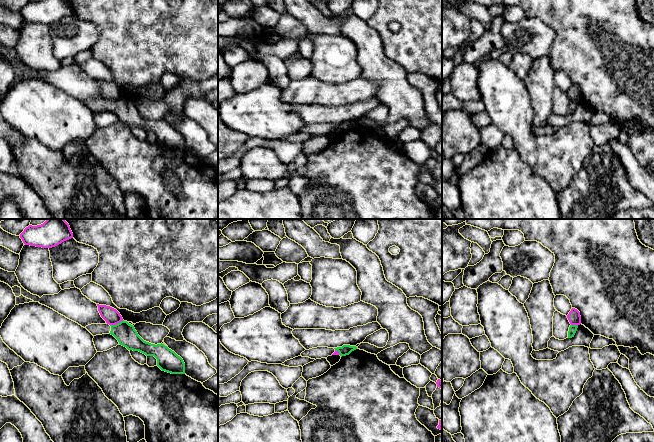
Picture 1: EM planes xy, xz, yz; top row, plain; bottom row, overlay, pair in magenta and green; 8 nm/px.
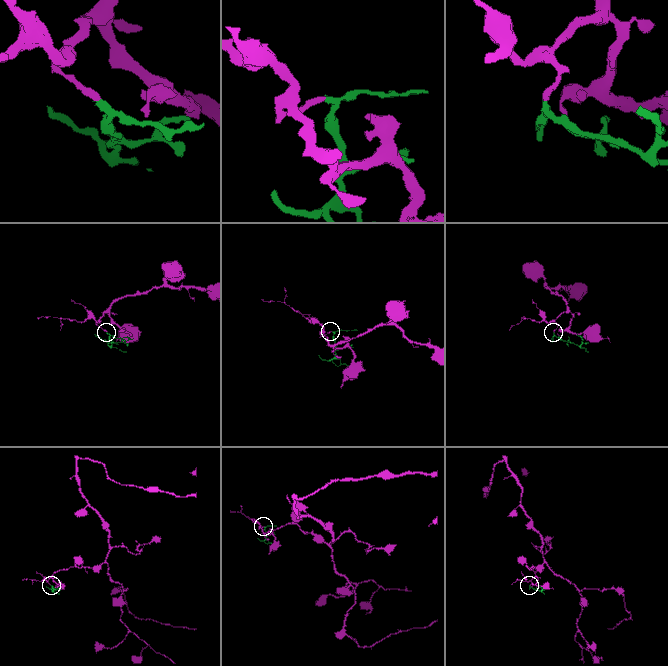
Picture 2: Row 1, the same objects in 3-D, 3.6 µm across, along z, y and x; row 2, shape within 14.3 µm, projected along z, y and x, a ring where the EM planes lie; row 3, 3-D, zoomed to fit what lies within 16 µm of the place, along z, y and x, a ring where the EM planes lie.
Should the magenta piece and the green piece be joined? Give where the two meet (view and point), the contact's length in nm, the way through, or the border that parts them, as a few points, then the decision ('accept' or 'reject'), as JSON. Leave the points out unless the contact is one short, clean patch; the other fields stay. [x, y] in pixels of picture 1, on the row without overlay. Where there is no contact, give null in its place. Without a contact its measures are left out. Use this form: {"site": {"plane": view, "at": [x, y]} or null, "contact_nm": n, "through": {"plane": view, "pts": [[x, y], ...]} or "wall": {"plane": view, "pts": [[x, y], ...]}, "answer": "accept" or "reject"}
{"site": {"plane": "xy", "at": [116, 99]}, "contact_nm": 120, "answer": "reject"}

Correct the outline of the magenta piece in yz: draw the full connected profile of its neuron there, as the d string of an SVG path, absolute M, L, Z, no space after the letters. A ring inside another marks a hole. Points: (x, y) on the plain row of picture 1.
M575 84L571 85L569 90L567 91L567 94L568 94L571 101L577 101L578 102L581 100L580 88Z

